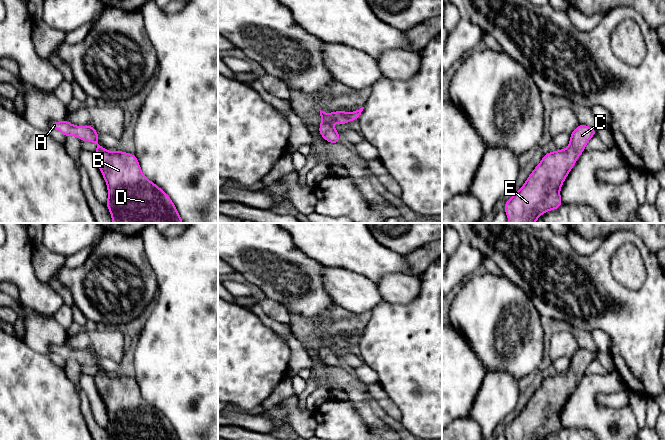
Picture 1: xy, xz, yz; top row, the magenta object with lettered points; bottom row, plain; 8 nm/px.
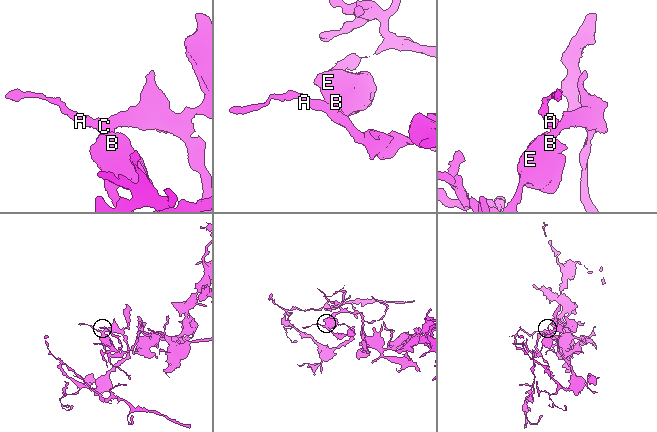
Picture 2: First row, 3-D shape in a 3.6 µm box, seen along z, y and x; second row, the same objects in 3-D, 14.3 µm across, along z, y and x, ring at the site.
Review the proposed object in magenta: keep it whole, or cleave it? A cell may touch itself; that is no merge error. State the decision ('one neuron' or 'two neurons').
one neuron

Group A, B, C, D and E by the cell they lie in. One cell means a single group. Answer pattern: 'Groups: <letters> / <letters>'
Groups: A B C D E

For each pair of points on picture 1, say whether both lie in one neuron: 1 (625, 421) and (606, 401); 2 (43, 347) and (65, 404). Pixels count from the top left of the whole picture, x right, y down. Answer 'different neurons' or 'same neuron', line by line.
1: different neurons
2: different neurons

